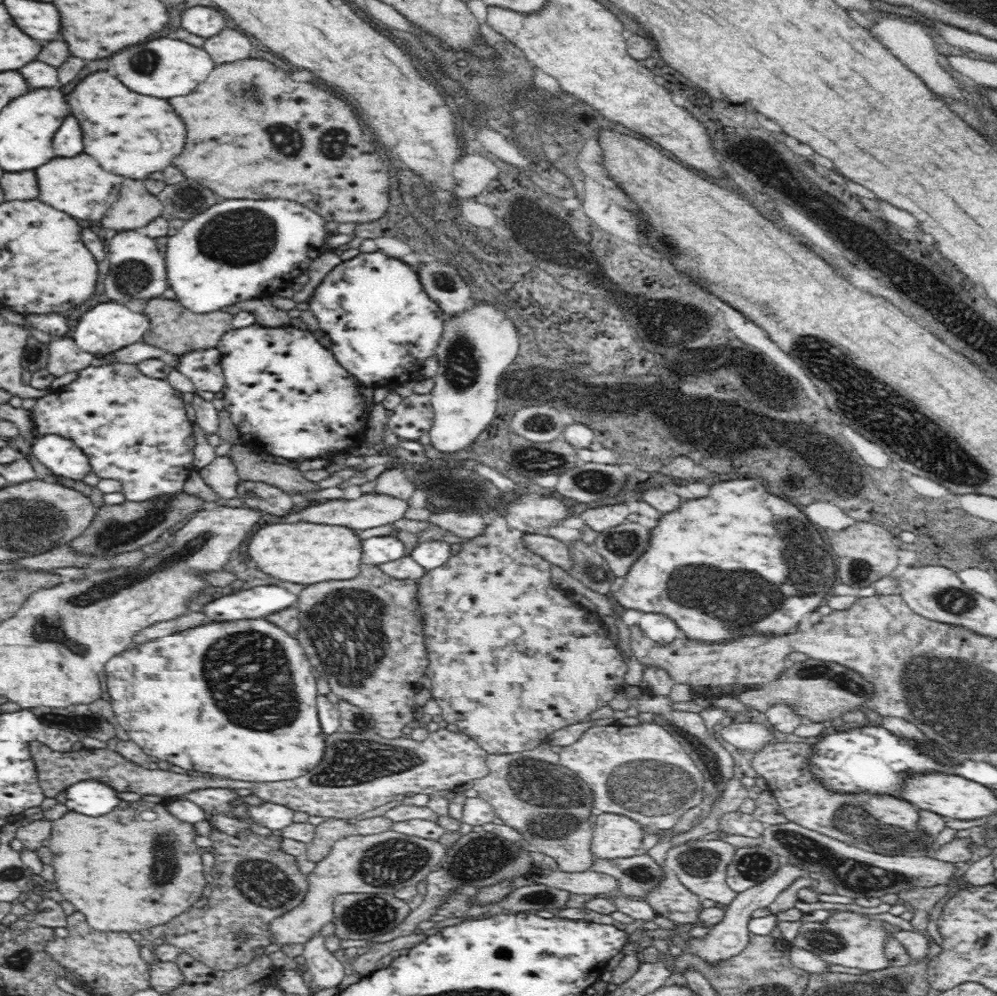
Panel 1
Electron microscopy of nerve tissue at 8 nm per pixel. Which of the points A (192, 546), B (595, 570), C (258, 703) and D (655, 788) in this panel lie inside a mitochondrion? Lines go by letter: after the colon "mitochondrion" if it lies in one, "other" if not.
A: mitochondrion
B: mitochondrion
C: mitochondrion
D: mitochondrion

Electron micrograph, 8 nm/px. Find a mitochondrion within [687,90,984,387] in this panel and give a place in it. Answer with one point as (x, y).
(932, 300)

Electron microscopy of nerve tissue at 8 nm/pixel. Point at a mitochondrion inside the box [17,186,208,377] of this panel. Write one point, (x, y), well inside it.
(130, 277)

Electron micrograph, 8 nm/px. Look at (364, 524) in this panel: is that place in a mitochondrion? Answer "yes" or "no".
no

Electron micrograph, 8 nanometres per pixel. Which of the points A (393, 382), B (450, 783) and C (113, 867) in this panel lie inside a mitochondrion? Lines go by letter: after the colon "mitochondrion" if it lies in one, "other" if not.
A: other
B: other
C: other

